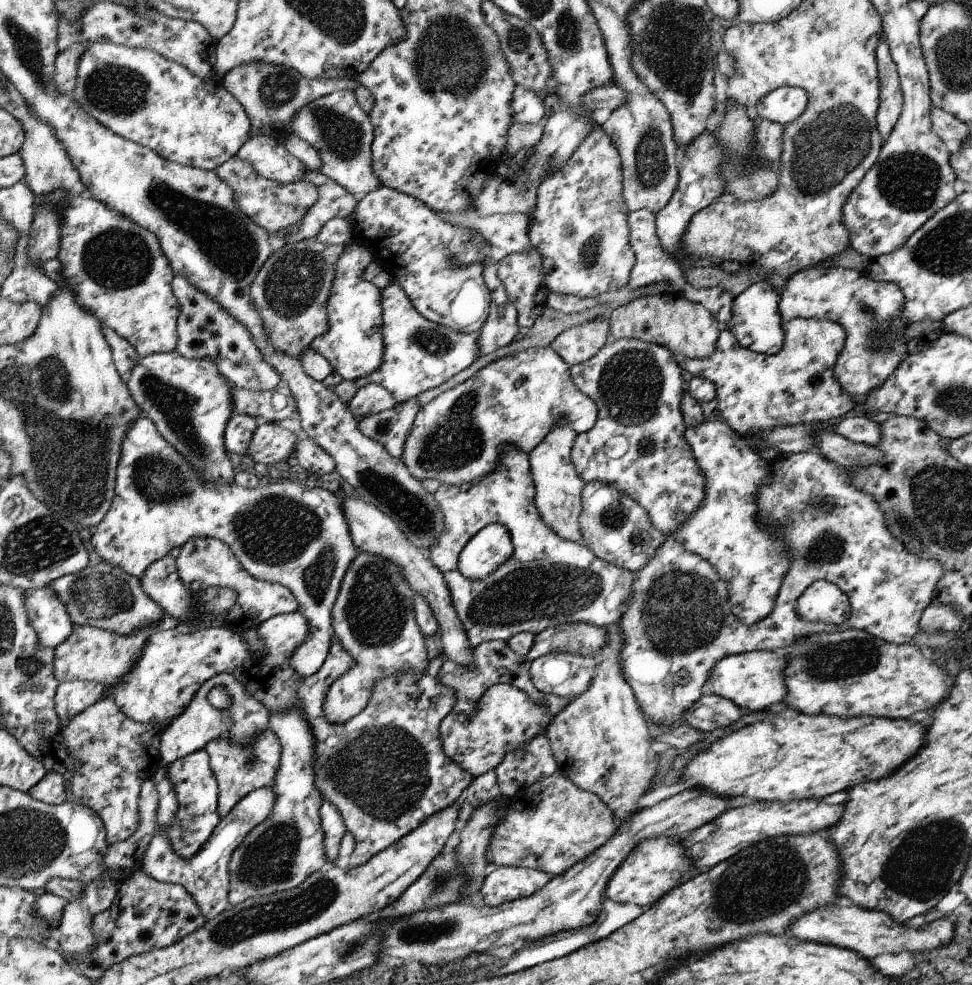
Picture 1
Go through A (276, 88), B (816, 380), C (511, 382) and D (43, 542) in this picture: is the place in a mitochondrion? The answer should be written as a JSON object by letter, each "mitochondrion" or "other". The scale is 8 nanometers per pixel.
{"A":"mitochondrion","B":"other","C":"other","D":"mitochondrion"}

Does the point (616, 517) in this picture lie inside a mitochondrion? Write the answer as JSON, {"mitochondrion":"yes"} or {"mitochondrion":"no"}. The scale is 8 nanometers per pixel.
{"mitochondrion":"yes"}

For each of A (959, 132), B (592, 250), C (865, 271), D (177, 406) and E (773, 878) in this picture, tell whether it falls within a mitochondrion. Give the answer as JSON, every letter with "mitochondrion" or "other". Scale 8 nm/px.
{"A":"other","B":"mitochondrion","C":"other","D":"mitochondrion","E":"mitochondrion"}

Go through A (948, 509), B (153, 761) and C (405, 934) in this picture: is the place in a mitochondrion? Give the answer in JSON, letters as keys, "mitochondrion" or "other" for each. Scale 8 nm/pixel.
{"A":"mitochondrion","B":"other","C":"mitochondrion"}

